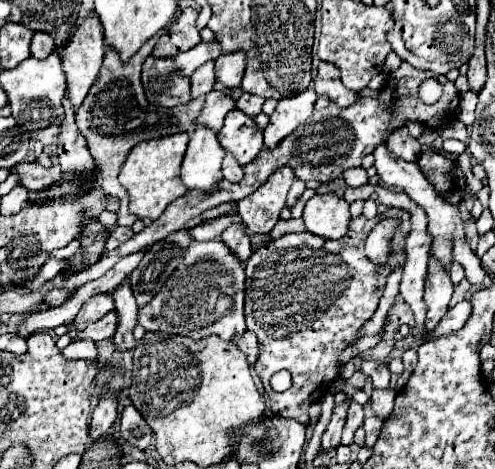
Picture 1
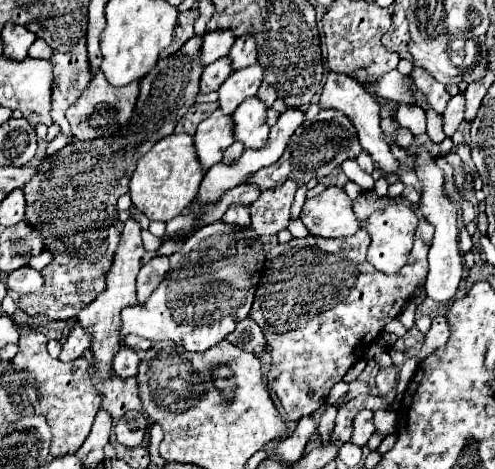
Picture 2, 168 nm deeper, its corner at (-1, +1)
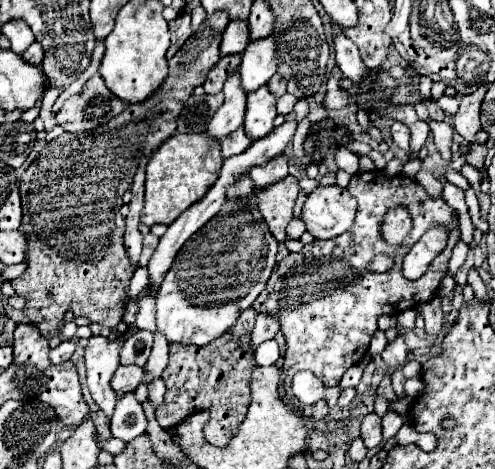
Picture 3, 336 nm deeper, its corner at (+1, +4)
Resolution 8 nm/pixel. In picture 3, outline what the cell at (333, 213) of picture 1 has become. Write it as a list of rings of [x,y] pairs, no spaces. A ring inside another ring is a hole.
[[[338,184],[318,186],[306,200],[302,222],[306,230],[318,238],[328,240],[346,232],[354,224],[356,198]]]

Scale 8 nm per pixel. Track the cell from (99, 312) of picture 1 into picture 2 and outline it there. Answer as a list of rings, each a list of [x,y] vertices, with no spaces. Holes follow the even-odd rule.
[[[78,321],[72,325],[64,345],[62,345],[62,353],[60,353],[60,361],[74,361],[78,359],[86,349],[90,347],[90,331],[86,331],[86,327],[82,327]]]

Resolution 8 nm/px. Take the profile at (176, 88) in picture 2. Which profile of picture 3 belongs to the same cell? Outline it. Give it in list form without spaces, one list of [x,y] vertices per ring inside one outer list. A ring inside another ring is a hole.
[[[216,12],[212,16],[206,16],[200,28],[170,60],[170,74],[154,96],[150,96],[146,102],[126,106],[122,114],[102,124],[100,128],[80,132],[80,134],[64,132],[60,138],[48,142],[38,152],[36,160],[20,176],[18,188],[20,188],[22,210],[24,210],[20,232],[24,232],[28,240],[28,252],[24,258],[26,270],[16,280],[12,280],[12,284],[16,288],[16,294],[28,300],[24,314],[30,318],[32,324],[38,326],[38,330],[46,338],[58,336],[58,332],[66,324],[64,314],[68,310],[72,310],[76,318],[88,318],[108,328],[114,328],[122,320],[126,292],[130,286],[130,278],[136,270],[132,268],[132,262],[124,252],[122,238],[124,238],[126,224],[120,214],[122,196],[130,188],[140,160],[150,152],[154,152],[164,140],[168,140],[176,132],[176,118],[184,102],[192,96],[194,88],[206,80],[206,74],[222,58],[220,36],[224,34],[226,26],[228,26],[226,12]]]

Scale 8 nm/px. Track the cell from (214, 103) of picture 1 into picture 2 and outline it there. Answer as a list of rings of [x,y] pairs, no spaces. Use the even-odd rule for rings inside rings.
[[[250,65],[246,69],[234,71],[218,89],[218,105],[224,113],[232,115],[236,111],[236,107],[254,97],[260,83],[262,83],[262,65]]]

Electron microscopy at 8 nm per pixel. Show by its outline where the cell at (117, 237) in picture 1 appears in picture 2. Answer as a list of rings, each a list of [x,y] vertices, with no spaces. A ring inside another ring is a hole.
[[[126,221],[124,223],[124,231],[122,231],[122,239],[118,243],[118,249],[114,253],[114,261],[110,271],[106,273],[106,289],[86,307],[80,309],[78,313],[78,323],[82,327],[90,327],[94,341],[92,341],[92,351],[96,357],[96,369],[100,371],[100,379],[106,379],[110,375],[112,369],[112,357],[118,353],[120,347],[120,339],[118,339],[118,329],[120,329],[120,311],[126,305],[134,305],[136,303],[136,275],[140,269],[140,257],[144,255],[144,247],[142,247],[142,239],[140,239],[140,225],[136,221]]]

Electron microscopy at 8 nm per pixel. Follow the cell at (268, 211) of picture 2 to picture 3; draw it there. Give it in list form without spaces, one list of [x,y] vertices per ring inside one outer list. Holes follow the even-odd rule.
[[[286,176],[284,180],[272,184],[270,188],[258,192],[258,208],[278,242],[286,238],[286,226],[292,220],[292,208],[298,198],[298,180],[294,176]]]

